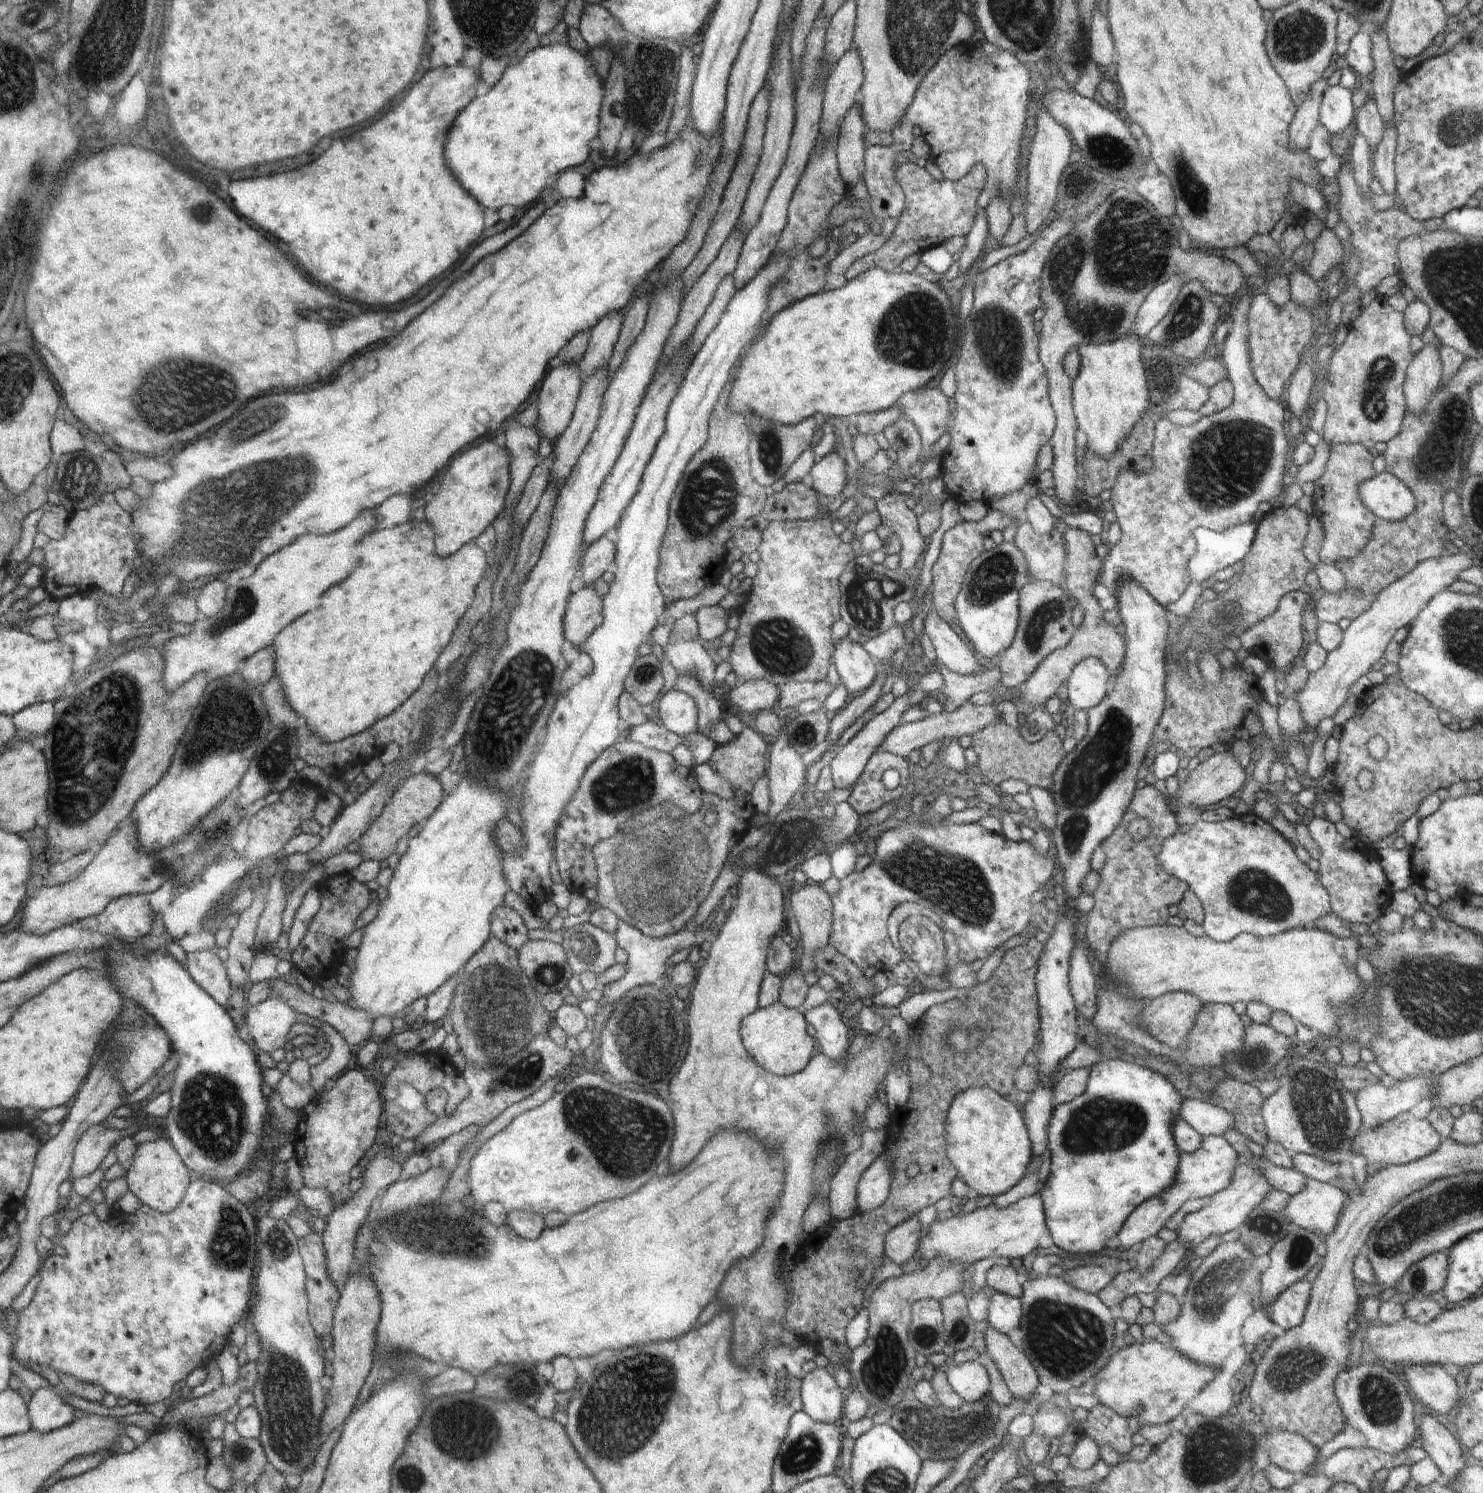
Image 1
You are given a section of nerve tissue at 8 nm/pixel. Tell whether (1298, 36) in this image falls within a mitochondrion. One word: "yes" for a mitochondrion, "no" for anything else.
yes

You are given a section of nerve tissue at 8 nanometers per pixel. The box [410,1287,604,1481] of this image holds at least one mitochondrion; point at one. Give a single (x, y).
(465, 1431)

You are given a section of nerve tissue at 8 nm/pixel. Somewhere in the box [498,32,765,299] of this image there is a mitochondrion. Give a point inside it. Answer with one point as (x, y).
(650, 65)

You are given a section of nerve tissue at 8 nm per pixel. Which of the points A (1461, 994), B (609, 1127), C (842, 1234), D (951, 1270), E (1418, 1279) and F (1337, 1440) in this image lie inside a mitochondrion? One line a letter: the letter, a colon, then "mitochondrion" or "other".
A: mitochondrion
B: mitochondrion
C: other
D: other
E: mitochondrion
F: other

